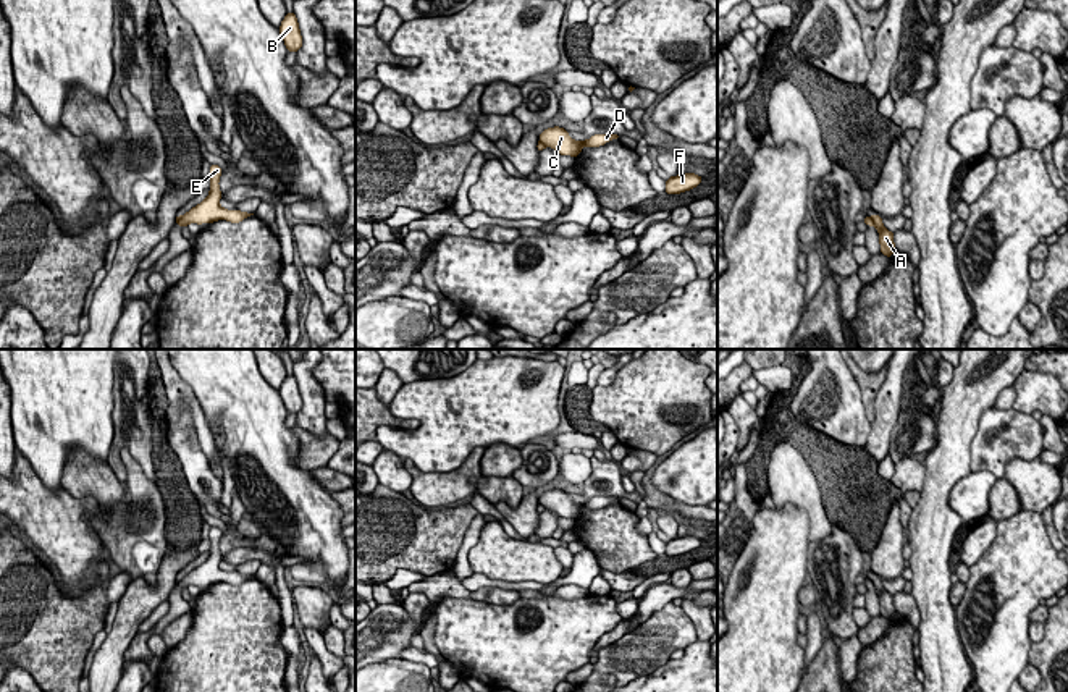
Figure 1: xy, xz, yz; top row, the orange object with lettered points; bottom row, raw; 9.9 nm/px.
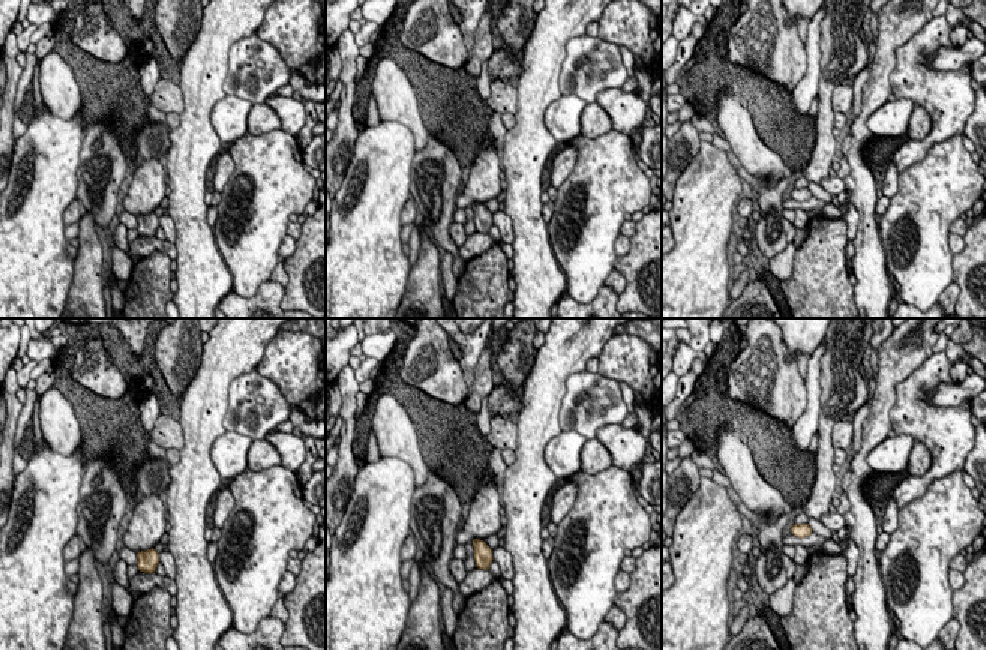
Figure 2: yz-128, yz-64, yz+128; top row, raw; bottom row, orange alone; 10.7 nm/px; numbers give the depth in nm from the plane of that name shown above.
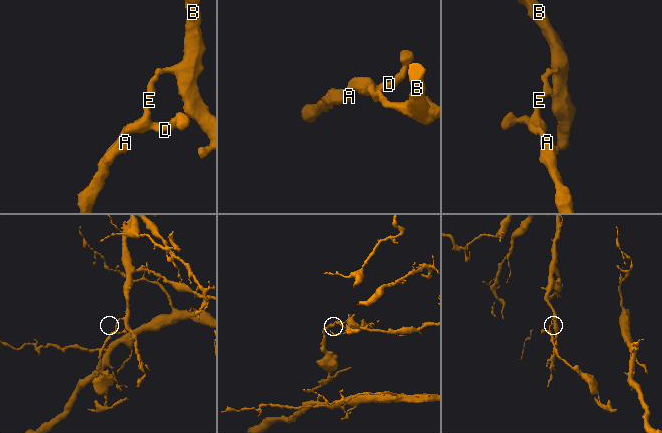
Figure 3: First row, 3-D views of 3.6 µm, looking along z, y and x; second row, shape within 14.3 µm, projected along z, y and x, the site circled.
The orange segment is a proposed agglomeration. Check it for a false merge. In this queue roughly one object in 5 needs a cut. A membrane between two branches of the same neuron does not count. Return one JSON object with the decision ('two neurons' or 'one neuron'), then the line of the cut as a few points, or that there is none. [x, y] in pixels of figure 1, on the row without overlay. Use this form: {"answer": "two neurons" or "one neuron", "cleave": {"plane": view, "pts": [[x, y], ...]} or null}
{"answer": "two neurons", "cleave": {"plane": "xy", "pts": [[181, 579], [176, 584]]}}

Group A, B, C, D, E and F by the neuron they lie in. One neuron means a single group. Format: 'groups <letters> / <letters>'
groups A / B C D E F

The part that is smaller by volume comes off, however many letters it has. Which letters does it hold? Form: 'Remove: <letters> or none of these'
Remove: A

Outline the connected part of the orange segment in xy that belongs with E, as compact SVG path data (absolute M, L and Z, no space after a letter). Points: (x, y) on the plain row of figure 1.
M212 525L210 527L210 556L196 569L192 569L189 574L186 574L179 582L178 587L187 589L189 585L213 585L217 582L228 582L231 585L239 585L244 580L254 577L247 574L239 572L226 572L220 568L221 553L218 548L220 538L221 538L221 529Z

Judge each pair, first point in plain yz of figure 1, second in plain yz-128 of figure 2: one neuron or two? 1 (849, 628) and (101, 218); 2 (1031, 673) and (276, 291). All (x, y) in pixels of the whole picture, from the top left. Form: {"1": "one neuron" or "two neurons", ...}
{"1": "one neuron", "2": "two neurons"}

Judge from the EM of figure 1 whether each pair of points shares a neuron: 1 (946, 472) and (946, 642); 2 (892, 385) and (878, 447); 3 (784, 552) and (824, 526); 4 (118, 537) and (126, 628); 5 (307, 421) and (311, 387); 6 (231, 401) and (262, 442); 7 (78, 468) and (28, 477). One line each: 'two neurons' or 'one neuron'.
1: one neuron
2: one neuron
3: two neurons
4: two neurons
5: one neuron
6: one neuron
7: two neurons

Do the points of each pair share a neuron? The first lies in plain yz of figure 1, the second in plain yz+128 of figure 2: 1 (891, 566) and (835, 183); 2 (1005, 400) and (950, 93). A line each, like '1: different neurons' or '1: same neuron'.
1: different neurons
2: same neuron

